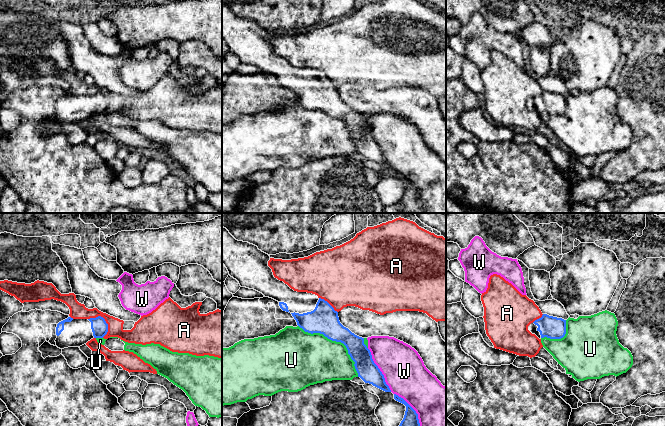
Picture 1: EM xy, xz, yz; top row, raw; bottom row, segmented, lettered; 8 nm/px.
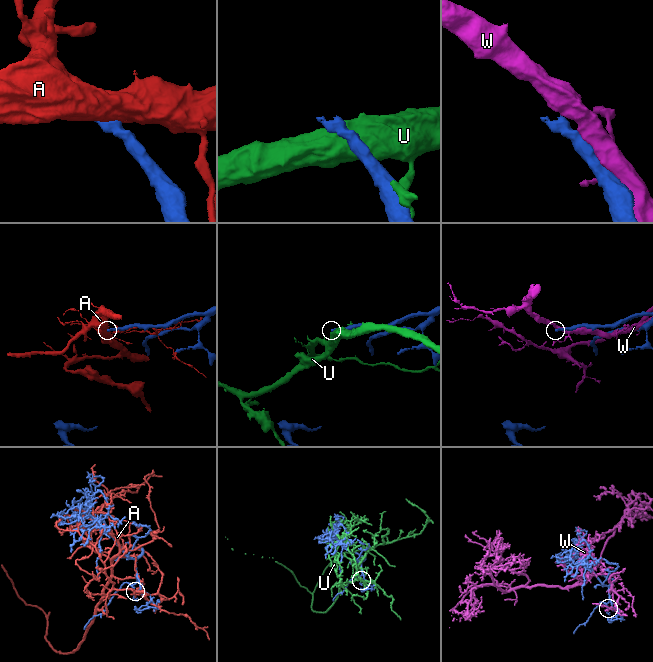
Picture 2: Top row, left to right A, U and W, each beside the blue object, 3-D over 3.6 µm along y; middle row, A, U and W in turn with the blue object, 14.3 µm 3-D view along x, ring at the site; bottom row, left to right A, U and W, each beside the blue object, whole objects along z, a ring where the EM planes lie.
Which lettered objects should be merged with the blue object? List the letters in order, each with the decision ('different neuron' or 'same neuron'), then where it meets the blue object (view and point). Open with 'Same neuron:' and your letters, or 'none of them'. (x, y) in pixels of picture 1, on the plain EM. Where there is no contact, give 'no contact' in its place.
Same neuron: none of them
A: different neuron; contact xy (104, 96)
U: different neuron; contact xz (337, 117)
W: different neuron; contact xz (416, 189)

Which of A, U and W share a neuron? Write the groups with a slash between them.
A / U / W

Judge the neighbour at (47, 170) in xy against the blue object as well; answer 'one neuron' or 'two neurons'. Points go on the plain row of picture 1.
two neurons

